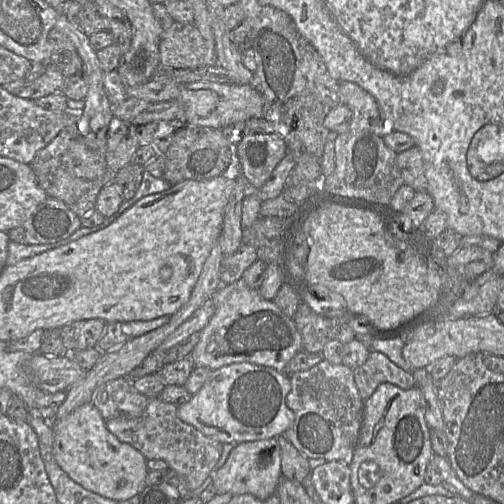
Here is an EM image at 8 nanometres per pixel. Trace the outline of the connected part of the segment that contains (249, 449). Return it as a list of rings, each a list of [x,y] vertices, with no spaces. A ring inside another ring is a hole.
[[[277,438],[238,443],[224,465],[216,472],[213,470],[210,477],[216,494],[250,494],[259,500],[268,499],[276,492],[282,478],[281,449]]]

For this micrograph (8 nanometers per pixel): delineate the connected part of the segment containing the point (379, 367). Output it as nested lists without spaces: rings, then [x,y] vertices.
[[[371,351],[365,363],[353,369],[354,381],[363,401],[367,400],[382,383],[391,383],[403,390],[413,388],[412,373],[395,365],[387,356]]]

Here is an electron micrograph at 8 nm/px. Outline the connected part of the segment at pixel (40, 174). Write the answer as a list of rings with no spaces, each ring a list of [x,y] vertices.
[[[71,112],[68,123],[58,135],[44,148],[37,151],[30,166],[37,178],[39,186],[46,192],[48,197],[63,201],[68,208],[80,218],[91,211],[96,210],[96,199],[101,189],[113,181],[113,175],[106,164],[107,140],[104,131],[96,136],[91,133],[89,118],[81,112]]]

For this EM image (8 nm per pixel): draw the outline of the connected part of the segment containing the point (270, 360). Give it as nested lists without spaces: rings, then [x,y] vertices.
[[[242,279],[228,285],[221,285],[211,299],[215,306],[214,314],[200,331],[199,342],[191,352],[195,368],[206,367],[214,371],[229,364],[246,362],[284,372],[290,360],[302,351],[302,337],[294,319],[285,315],[273,300],[264,299],[258,289],[248,287]]]

